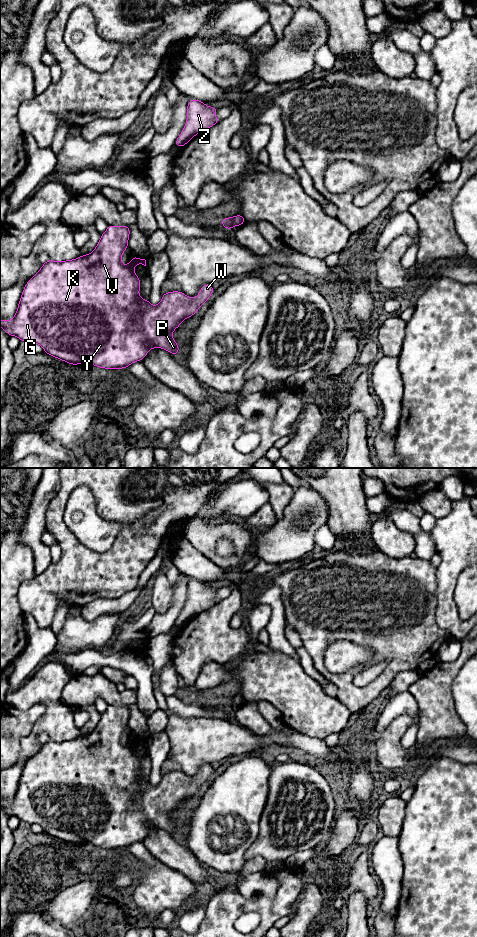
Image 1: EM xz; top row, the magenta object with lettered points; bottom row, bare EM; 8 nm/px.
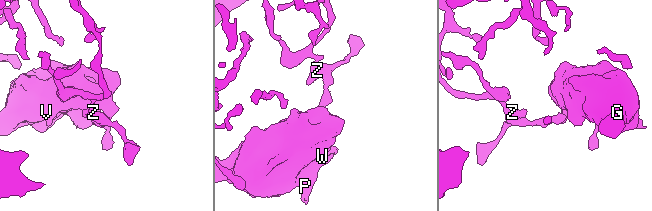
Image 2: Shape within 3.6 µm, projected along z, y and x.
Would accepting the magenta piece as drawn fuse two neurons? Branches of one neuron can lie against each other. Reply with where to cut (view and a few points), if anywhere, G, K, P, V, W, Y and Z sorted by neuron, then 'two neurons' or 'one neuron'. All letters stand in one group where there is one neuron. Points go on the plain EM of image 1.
cut in xz along (233, 697), (231, 705), (222, 705); G K P V W Y / Z; two neurons

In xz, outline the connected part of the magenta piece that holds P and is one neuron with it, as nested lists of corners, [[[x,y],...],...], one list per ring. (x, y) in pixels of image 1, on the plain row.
[[[108,705],[106,711],[101,714],[101,718],[97,723],[96,728],[87,735],[81,735],[80,737],[72,740],[65,741],[54,741],[48,739],[40,748],[40,750],[31,757],[23,771],[18,783],[17,791],[14,794],[14,798],[12,800],[0,800],[0,807],[4,809],[4,811],[9,816],[16,816],[20,819],[20,821],[26,822],[28,824],[39,824],[43,827],[44,833],[58,838],[64,842],[69,843],[70,845],[79,845],[83,843],[90,843],[93,846],[97,846],[103,849],[124,849],[130,846],[134,842],[142,841],[147,833],[152,828],[162,828],[169,833],[176,835],[180,832],[179,825],[175,822],[172,813],[175,809],[177,809],[181,803],[195,795],[198,789],[210,778],[212,773],[214,772],[214,768],[211,764],[203,764],[200,772],[195,778],[189,777],[183,772],[180,771],[171,771],[162,774],[162,779],[158,785],[151,785],[149,779],[142,779],[139,775],[140,771],[140,757],[134,753],[134,747],[138,744],[142,744],[146,746],[146,740],[140,739],[133,735],[131,741],[127,745],[123,745],[121,742],[122,734],[128,728],[128,721],[130,716],[130,708],[128,705],[126,706],[112,706]]]

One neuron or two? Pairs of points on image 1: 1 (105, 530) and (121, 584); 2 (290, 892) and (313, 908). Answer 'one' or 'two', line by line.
1: two
2: two

